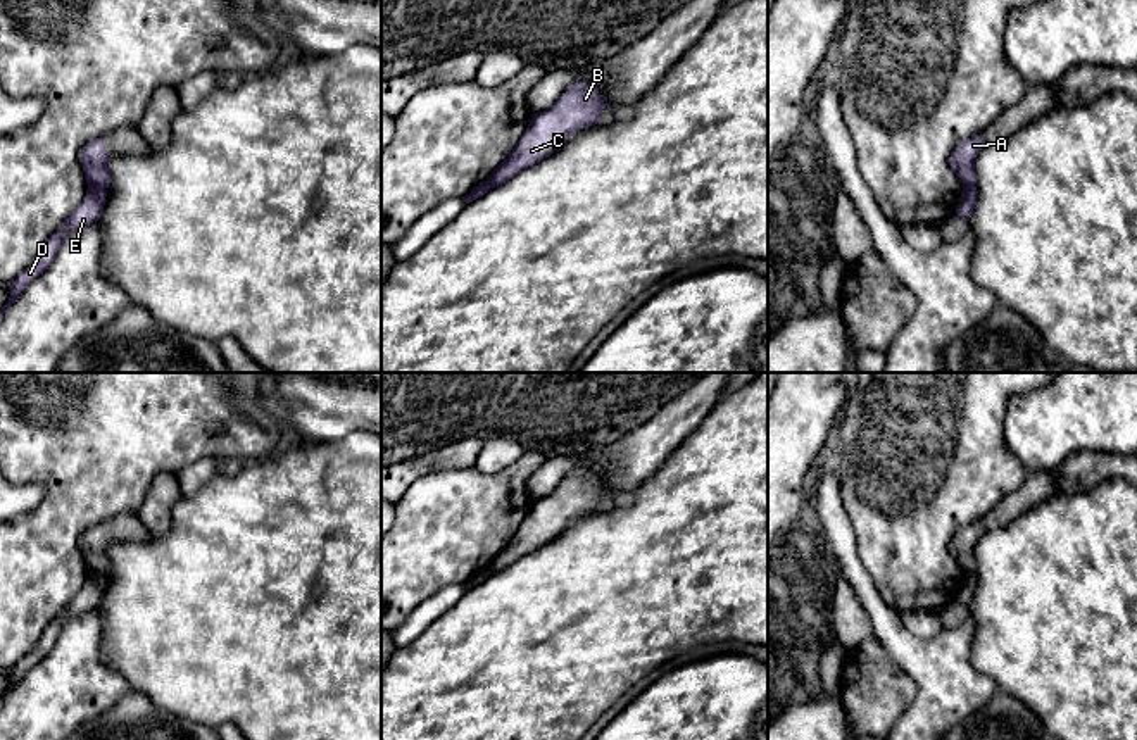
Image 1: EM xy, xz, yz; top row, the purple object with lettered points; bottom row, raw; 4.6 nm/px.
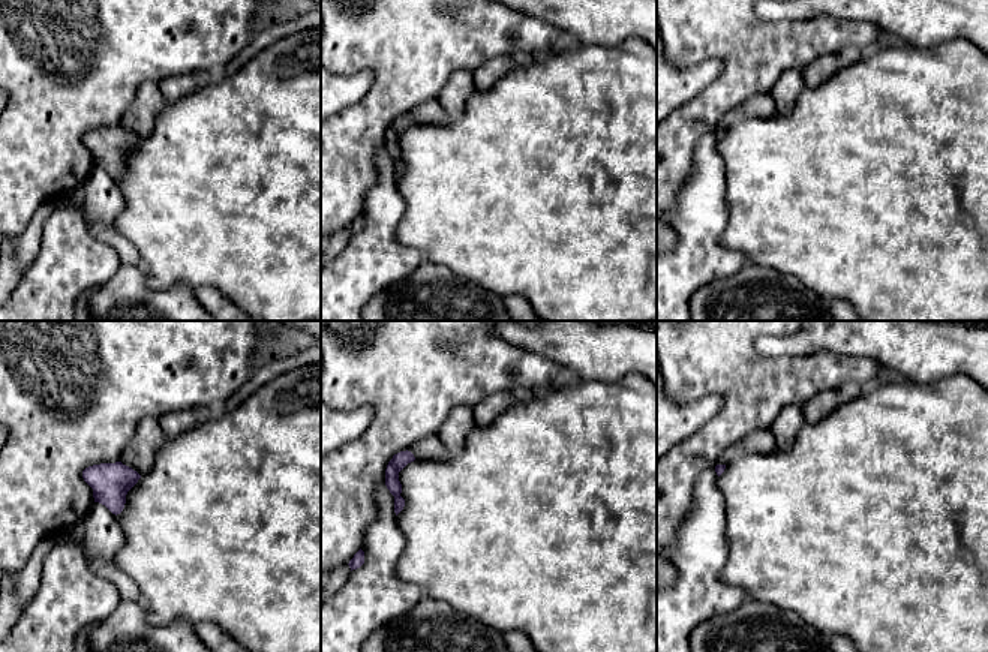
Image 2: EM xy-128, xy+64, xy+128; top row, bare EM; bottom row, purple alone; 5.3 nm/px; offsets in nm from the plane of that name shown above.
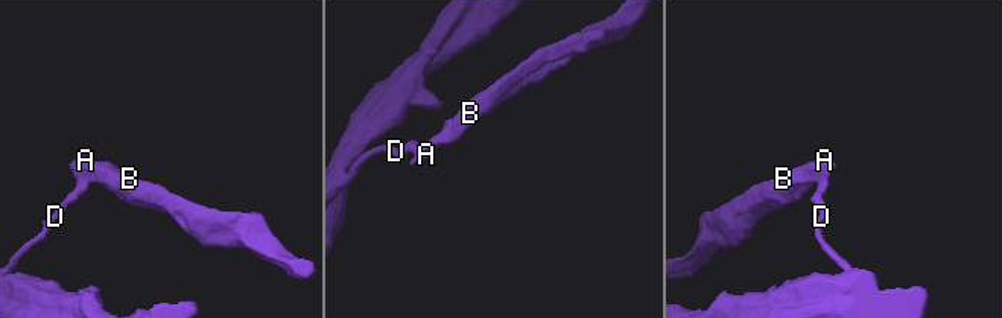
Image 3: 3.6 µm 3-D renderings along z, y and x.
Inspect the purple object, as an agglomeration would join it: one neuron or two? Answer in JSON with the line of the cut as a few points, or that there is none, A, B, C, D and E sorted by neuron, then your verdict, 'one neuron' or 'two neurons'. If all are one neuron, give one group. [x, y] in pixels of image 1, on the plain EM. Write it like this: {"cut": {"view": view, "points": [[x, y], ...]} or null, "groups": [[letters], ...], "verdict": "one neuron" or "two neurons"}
{"cut": {"view": "xy", "points": [[88, 571], [100, 571], [104, 575]]}, "groups": [["A", "B", "C"], ["D", "E"]], "verdict": "two neurons"}

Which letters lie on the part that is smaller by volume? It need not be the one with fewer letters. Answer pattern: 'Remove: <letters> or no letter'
Remove: A, B, C

